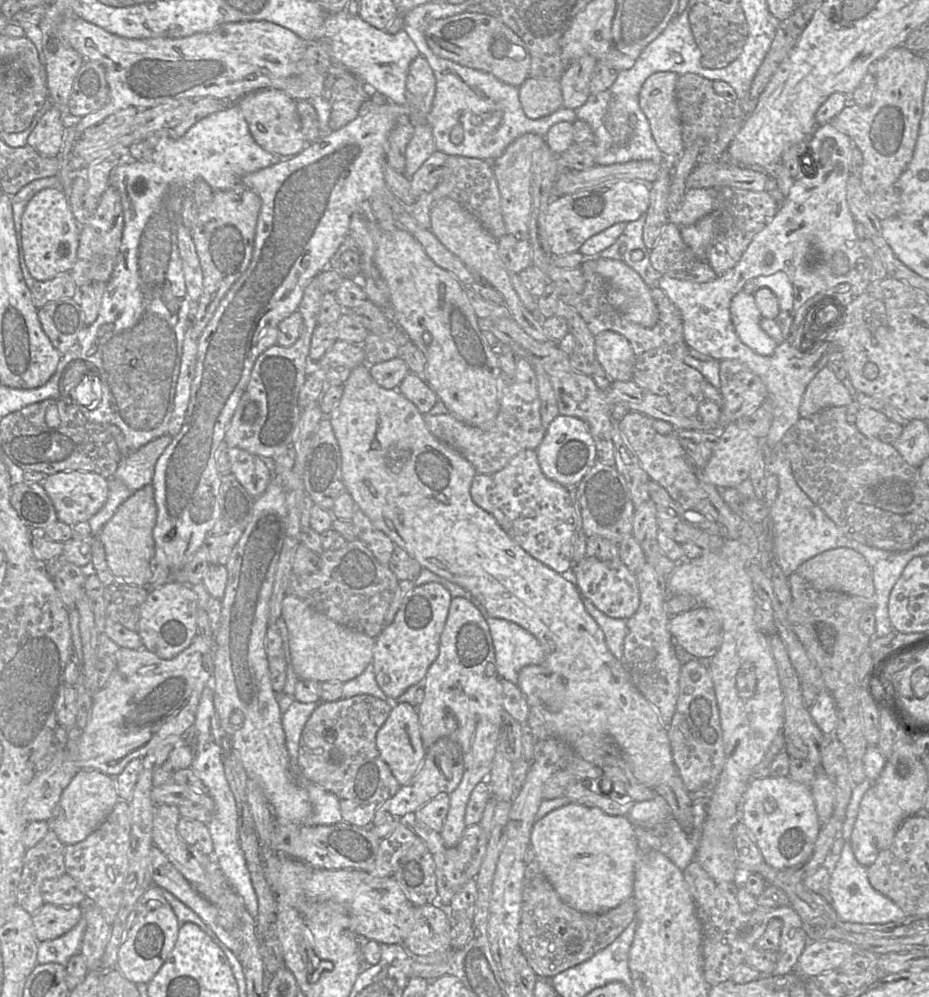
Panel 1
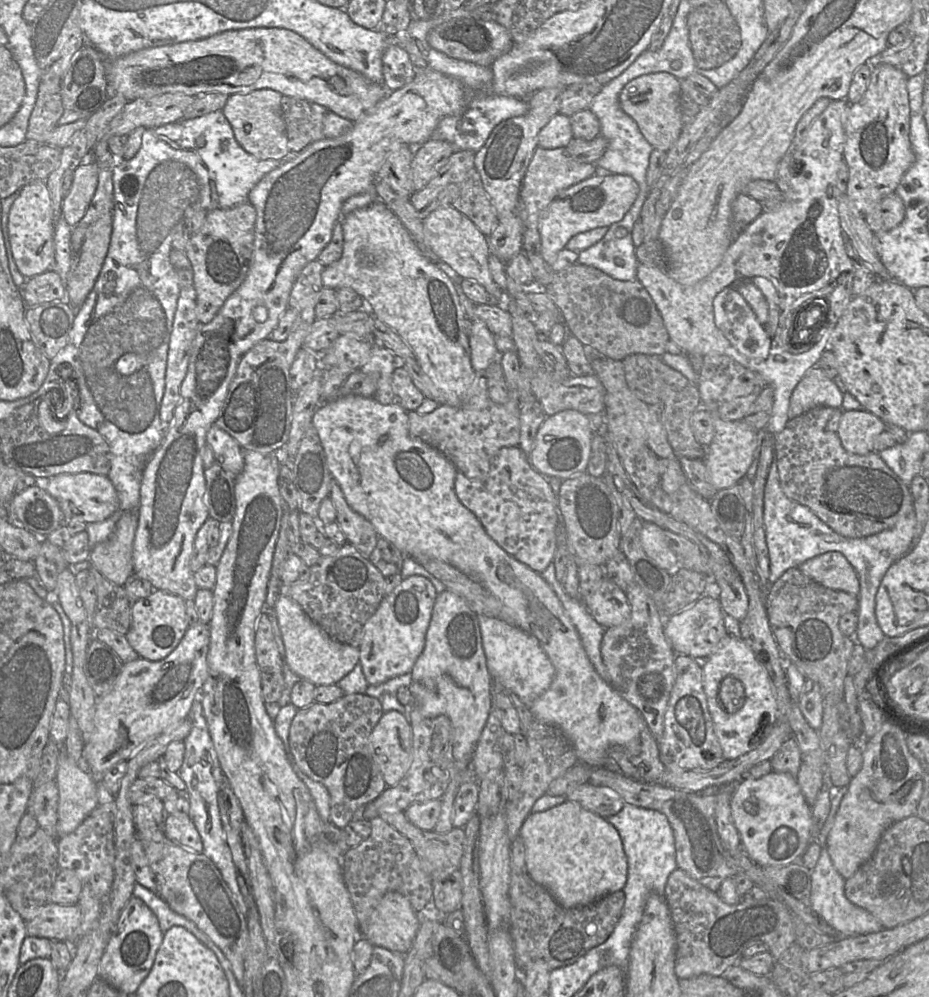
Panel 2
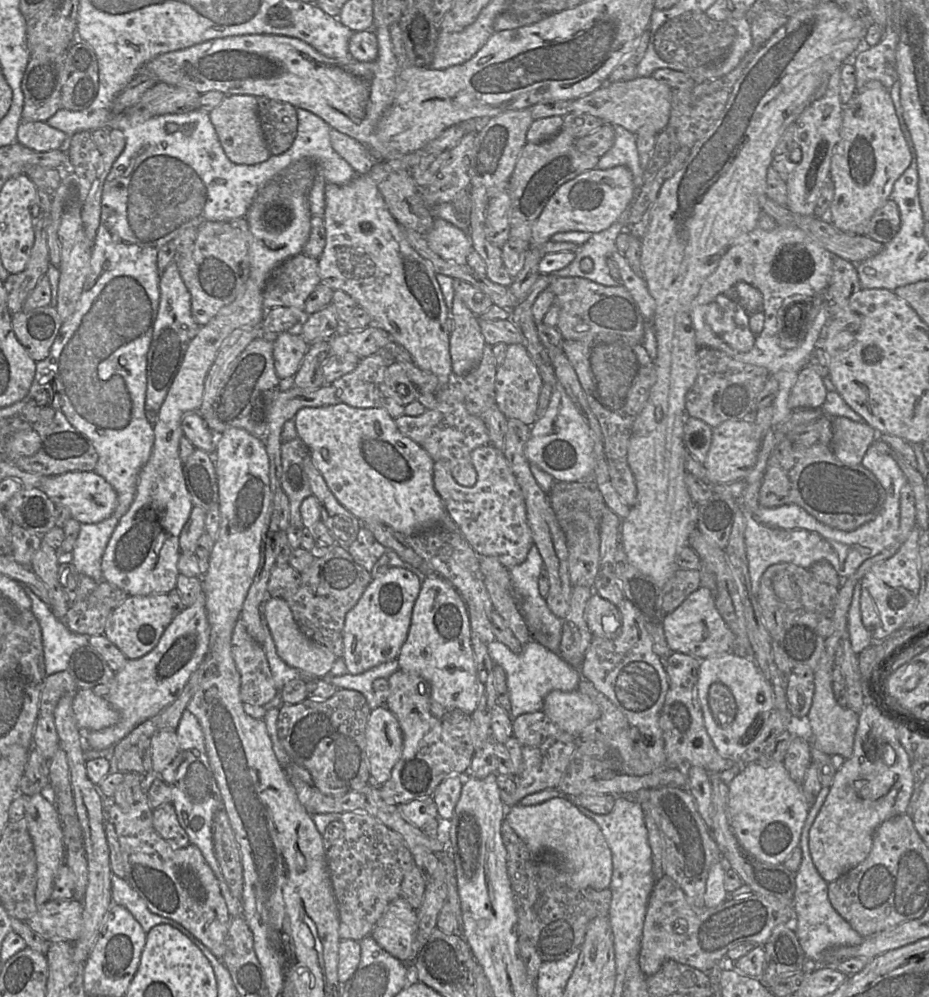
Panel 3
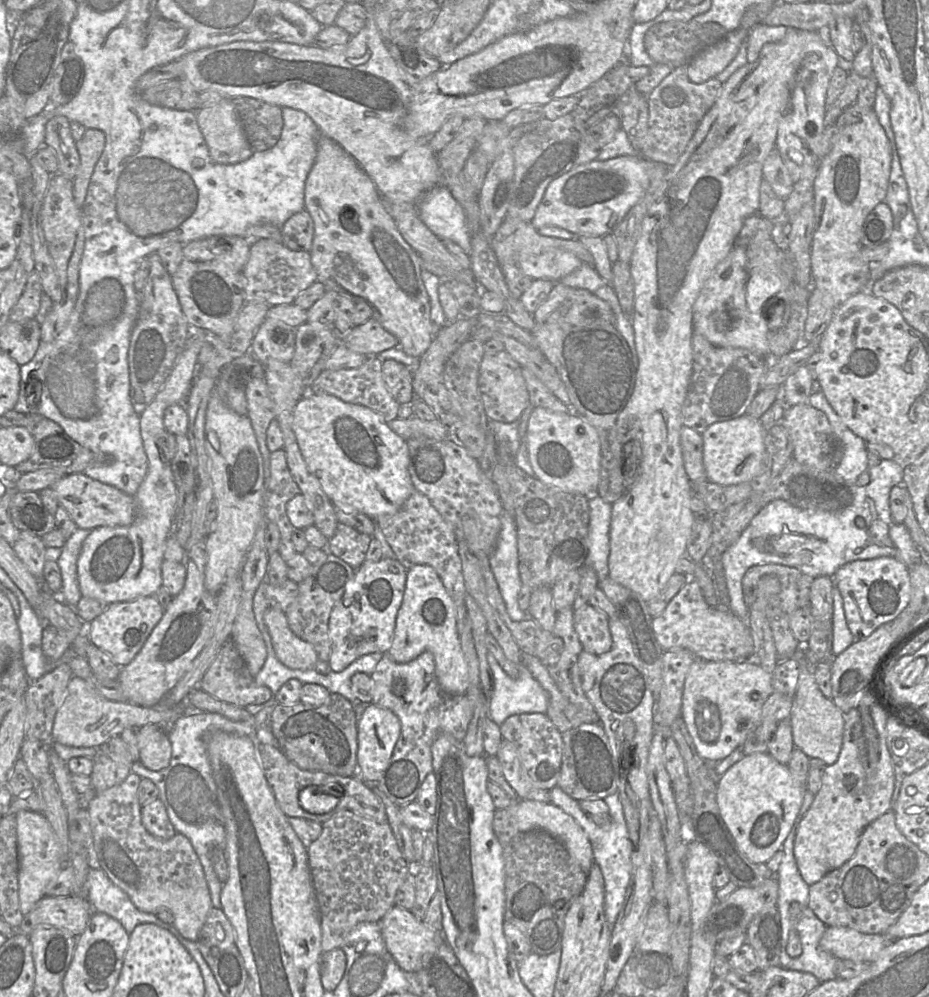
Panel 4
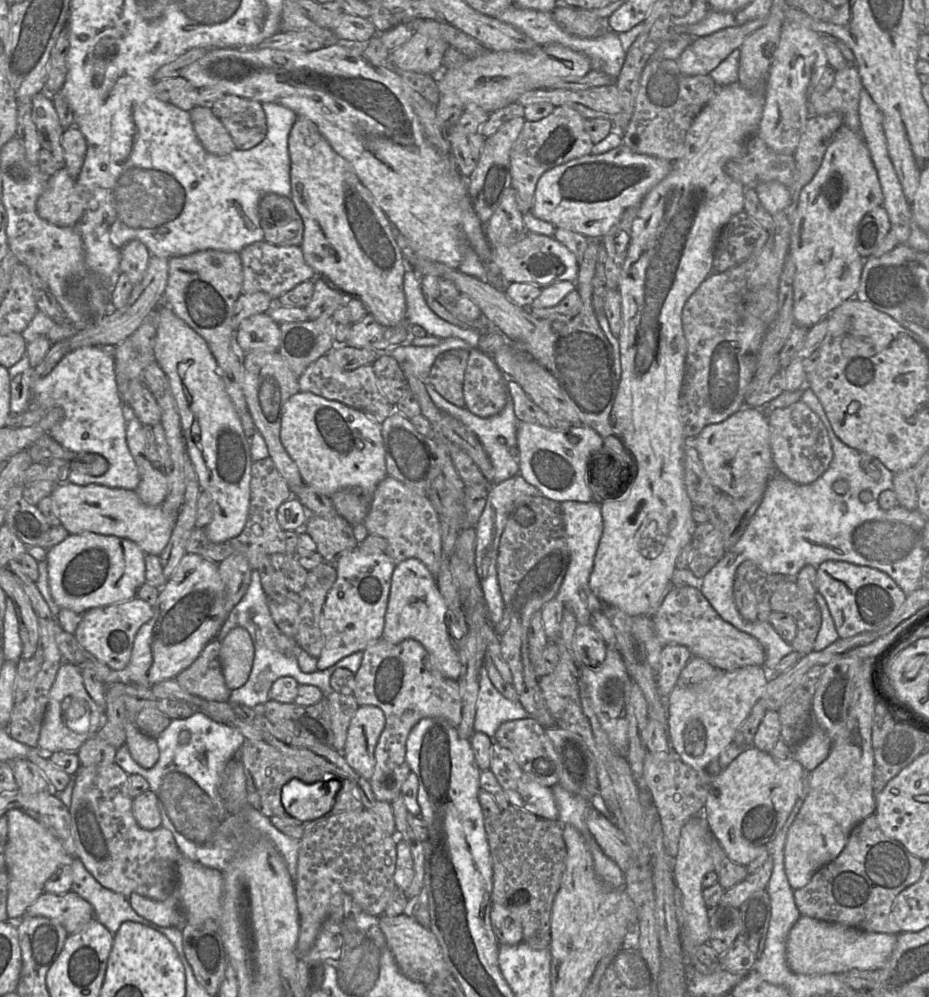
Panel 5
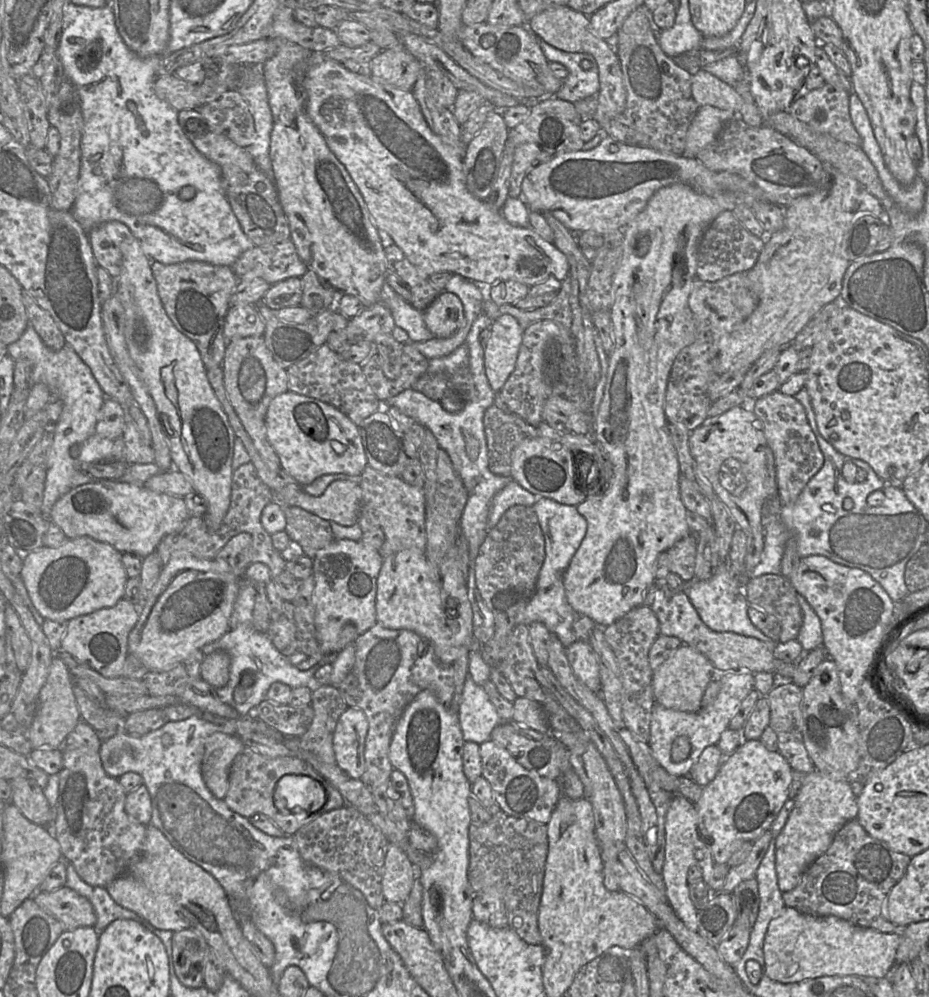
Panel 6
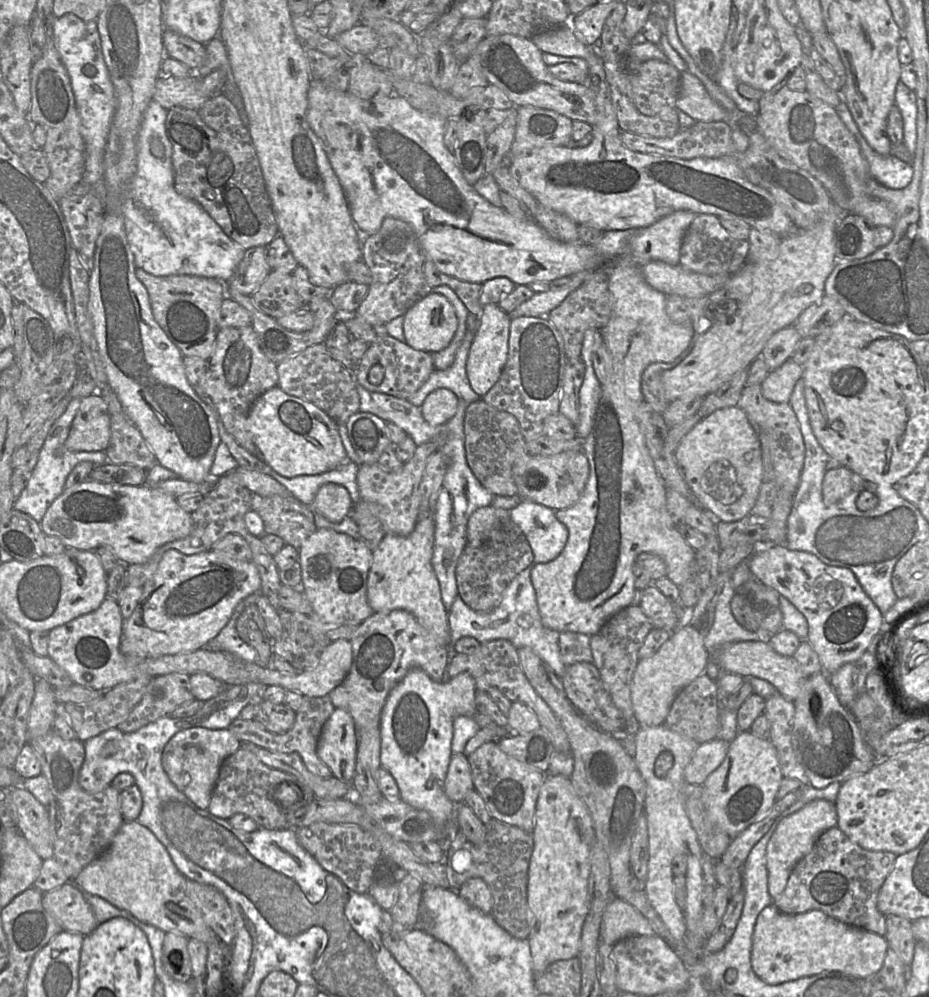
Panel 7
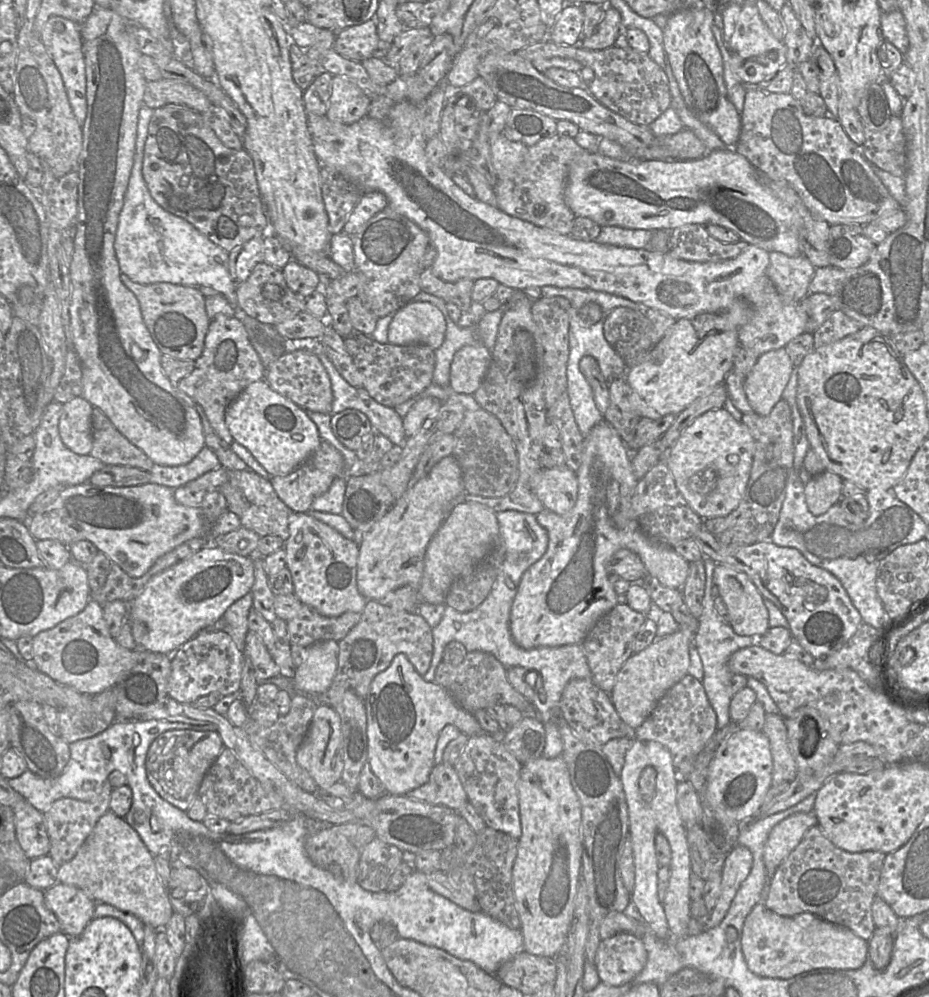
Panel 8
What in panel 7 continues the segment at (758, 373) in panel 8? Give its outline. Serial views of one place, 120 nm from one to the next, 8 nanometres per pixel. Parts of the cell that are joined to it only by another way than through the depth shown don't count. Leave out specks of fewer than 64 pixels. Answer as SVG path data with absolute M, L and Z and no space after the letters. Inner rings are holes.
M789 359L779 368L768 373L760 385L761 393L768 401L786 404L801 376L802 367Z

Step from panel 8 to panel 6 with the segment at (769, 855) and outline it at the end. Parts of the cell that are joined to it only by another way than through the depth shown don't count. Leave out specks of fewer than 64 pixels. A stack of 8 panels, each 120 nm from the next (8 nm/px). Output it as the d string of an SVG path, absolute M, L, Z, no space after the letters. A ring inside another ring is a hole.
M816 770L807 775L787 823L775 840L776 872L782 893L799 884L805 870L827 851L836 833L857 814L857 795L851 780L836 780Z

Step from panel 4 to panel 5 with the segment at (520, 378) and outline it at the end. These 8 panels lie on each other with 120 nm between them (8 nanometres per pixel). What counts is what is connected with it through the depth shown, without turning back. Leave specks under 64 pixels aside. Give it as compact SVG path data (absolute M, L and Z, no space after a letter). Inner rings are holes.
M472 348L463 384L465 408L483 418L500 413L509 401L507 382L492 355Z

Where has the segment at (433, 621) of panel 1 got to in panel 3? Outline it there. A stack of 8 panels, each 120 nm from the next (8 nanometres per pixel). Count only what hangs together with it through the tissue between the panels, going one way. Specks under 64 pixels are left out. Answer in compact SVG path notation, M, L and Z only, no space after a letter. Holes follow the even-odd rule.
M389 567L384 574L372 579L357 604L345 616L341 658L349 674L358 675L397 659L408 635L421 584L419 576L398 567Z

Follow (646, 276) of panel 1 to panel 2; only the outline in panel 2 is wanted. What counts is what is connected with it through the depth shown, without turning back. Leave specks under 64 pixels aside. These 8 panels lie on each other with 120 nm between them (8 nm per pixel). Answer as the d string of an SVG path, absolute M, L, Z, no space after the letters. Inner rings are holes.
M649 191L639 193L635 202L622 220L608 227L607 233L596 244L580 251L578 253L577 263L595 267L617 280L635 281L639 261L636 256L637 247L634 245L632 239L632 231L636 222L639 221L641 209L648 193Z

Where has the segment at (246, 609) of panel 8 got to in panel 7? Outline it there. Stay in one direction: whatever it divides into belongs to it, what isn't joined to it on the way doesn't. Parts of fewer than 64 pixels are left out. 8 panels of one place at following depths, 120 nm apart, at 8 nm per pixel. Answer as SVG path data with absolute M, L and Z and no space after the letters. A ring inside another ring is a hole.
M255 592L240 601L219 634L206 646L211 650L229 653L243 661L257 663L258 652L239 636L236 623L245 607L257 601L259 592Z

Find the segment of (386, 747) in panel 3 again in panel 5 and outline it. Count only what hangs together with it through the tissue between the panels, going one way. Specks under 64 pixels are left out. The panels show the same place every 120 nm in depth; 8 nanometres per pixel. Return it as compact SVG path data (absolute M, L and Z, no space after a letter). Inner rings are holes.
M360 706L352 717L343 756L347 763L367 780L375 768L375 747L385 727L385 715L376 706Z

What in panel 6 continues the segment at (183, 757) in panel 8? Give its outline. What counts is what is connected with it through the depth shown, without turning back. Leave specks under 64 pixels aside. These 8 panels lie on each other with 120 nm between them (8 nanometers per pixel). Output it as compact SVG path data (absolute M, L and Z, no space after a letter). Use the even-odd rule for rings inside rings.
M215 732L205 741L202 775L210 792L223 799L229 787L230 767L244 744L236 735Z

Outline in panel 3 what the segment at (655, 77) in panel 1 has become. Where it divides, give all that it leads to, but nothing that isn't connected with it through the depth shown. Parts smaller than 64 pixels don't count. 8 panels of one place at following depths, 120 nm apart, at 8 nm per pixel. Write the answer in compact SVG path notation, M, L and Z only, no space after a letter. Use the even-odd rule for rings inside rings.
M652 76L615 81L571 101L571 113L584 112L601 118L605 123L619 125L633 134L652 130L656 135L669 122L672 88Z

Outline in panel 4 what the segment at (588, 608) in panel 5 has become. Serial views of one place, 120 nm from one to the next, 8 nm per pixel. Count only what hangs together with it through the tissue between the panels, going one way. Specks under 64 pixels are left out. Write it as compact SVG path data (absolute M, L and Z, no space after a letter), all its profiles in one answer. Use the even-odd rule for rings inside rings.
M594 494L589 498L589 508L588 555L582 567L595 571L600 586L608 577L612 504Z

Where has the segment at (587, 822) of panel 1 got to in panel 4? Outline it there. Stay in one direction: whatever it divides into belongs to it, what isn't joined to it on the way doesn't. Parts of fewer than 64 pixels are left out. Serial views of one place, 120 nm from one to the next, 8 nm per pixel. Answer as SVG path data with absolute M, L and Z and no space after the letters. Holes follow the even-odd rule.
M517 800L506 808L512 824L521 832L544 830L560 840L582 871L588 873L595 864L593 849L587 834L576 820L553 803Z

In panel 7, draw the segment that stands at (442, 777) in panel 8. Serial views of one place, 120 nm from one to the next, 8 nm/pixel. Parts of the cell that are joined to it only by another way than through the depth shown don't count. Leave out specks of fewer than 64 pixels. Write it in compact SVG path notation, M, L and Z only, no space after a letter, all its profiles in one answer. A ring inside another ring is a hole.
M463 752L452 754L444 781L445 794L454 804L459 805L472 789L473 780L468 756Z

